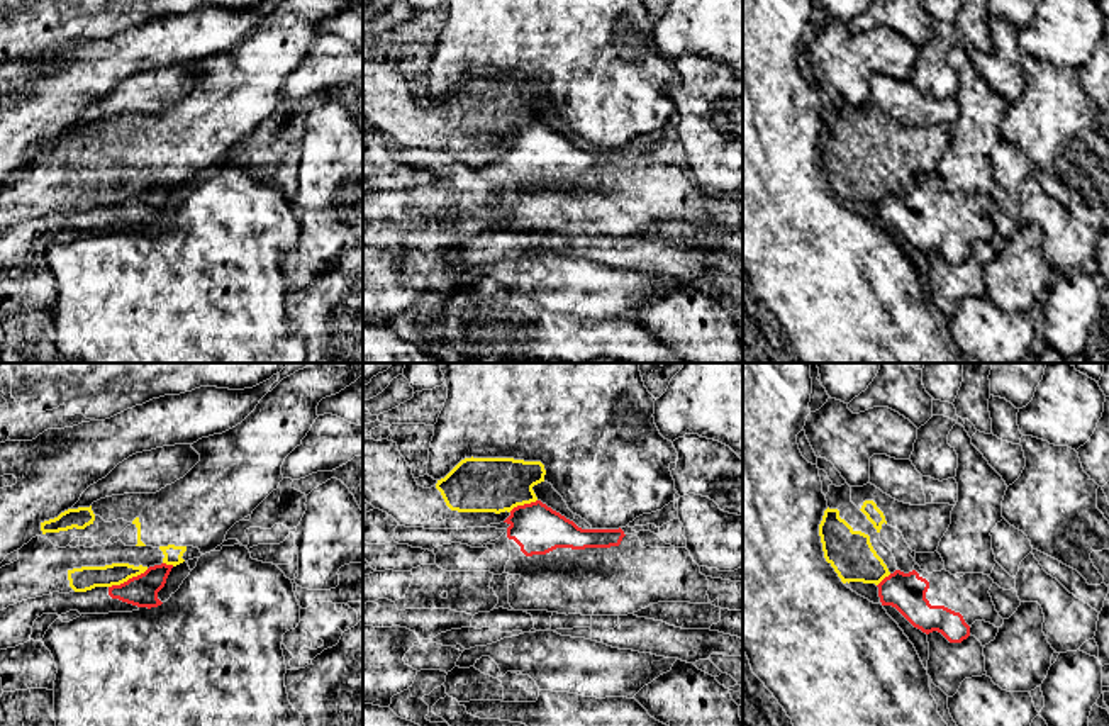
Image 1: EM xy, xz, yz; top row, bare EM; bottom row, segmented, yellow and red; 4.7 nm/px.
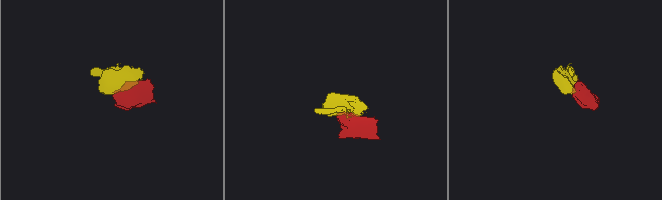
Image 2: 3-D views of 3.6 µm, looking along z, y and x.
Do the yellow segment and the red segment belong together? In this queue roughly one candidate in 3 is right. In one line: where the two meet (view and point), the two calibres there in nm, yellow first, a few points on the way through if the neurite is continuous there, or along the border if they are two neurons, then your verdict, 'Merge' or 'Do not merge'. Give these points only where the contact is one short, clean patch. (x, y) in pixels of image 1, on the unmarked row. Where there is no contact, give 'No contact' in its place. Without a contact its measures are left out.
Touches yellow at xy (128, 199). Thickness 120 nm (yellow) against 150 nm. Boundary: xy (148, 189), (109, 207). Do not merge

